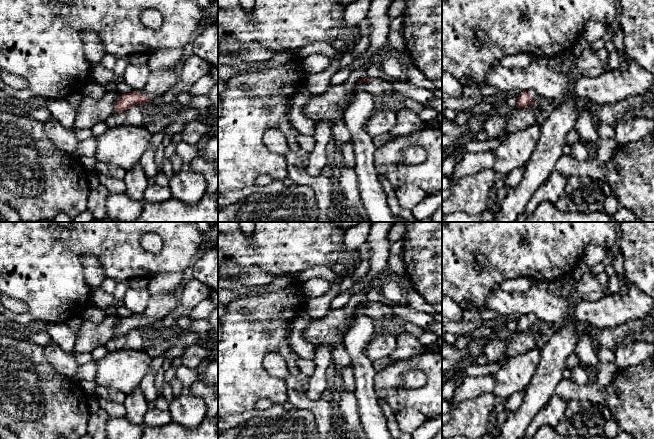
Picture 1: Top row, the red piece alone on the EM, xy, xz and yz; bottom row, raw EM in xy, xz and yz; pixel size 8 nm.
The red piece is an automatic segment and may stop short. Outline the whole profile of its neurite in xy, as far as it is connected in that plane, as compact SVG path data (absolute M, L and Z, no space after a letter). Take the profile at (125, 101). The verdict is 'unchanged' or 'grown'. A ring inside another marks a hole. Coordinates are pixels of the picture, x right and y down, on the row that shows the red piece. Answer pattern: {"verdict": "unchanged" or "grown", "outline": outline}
{"verdict": "grown", "outline": "M183 60L173 69L150 73L146 86L137 91L122 94L114 104L114 112L141 106L151 99L163 96L179 81L179 70Z"}

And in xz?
{"verdict": "grown", "outline": "M384 76L373 79L366 77L360 79L358 82L362 83L360 86L361 90L373 96L392 96L396 94L392 82Z"}

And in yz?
{"verdict": "grown", "outline": "M534 89L522 90L517 98L516 108L524 109L532 104L533 100L537 97L537 93Z"}

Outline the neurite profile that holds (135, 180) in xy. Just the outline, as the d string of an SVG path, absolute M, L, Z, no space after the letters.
M140 162L133 168L126 170L123 181L125 183L125 193L131 200L144 200L144 193L149 183Z

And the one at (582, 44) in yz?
M582 34L579 37L572 53L577 58L582 53L582 51L585 49L593 49L595 51L598 51L602 48L605 48L604 38L600 38L600 39L597 39L593 42L589 42L586 40L586 38Z

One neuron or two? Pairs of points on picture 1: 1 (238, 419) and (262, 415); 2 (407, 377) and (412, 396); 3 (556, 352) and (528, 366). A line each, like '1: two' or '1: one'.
1: one
2: two
3: two

